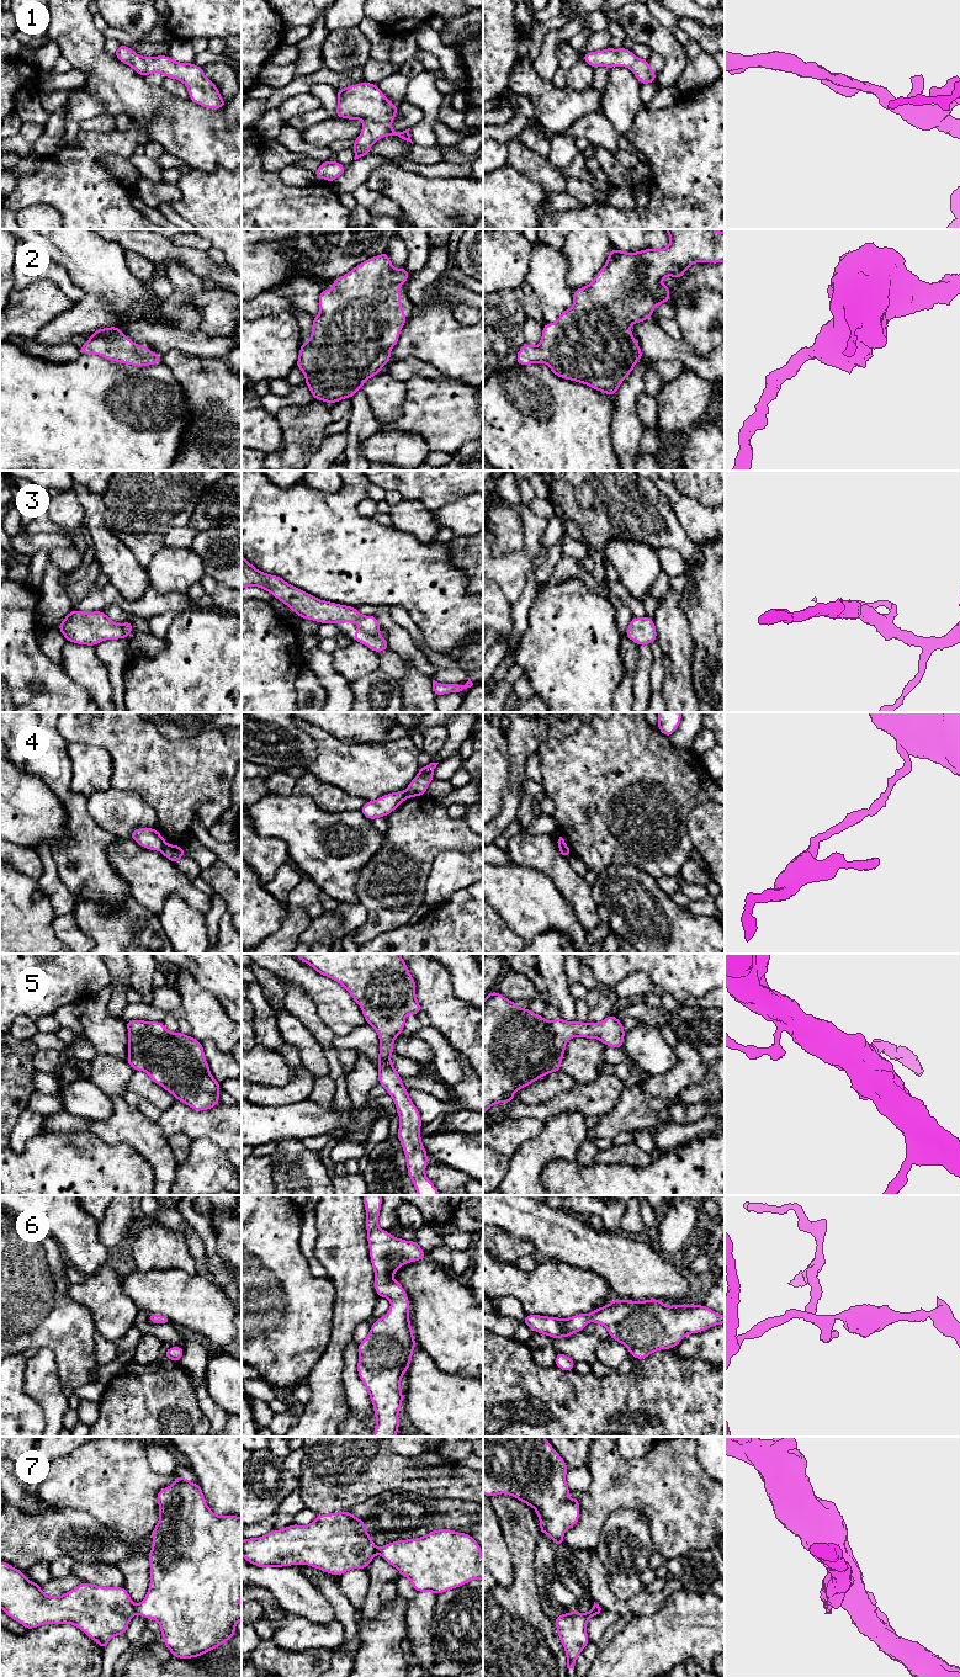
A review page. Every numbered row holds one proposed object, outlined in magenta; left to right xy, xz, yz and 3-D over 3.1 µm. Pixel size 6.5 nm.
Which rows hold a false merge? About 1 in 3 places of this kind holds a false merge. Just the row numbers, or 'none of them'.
4, 7

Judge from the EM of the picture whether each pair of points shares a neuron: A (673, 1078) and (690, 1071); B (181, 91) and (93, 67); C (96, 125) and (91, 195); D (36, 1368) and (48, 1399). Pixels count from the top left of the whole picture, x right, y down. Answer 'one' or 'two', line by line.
A: one
B: two
C: two
D: one

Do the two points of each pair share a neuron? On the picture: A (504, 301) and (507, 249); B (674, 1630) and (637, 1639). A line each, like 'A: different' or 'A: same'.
A: different
B: same

